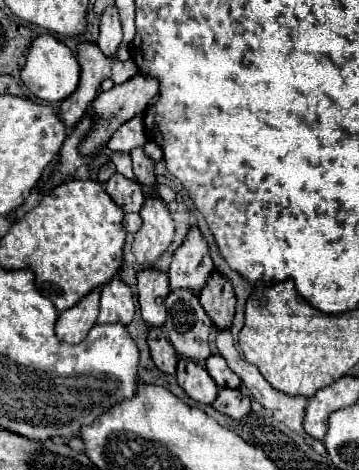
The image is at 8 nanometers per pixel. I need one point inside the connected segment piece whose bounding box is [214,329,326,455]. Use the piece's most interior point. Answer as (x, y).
(288, 408)

